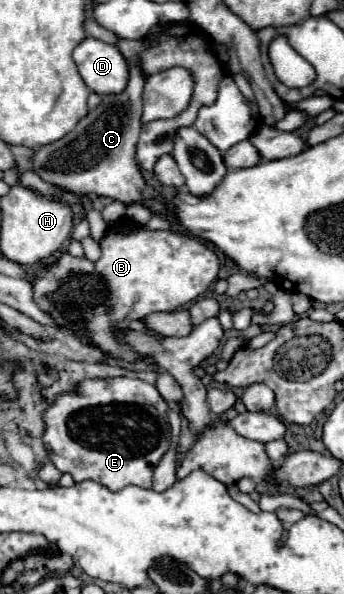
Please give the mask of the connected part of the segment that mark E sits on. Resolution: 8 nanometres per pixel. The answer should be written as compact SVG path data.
M115 377L115 379L85 379L73 391L59 393L55 401L45 409L45 433L43 445L49 453L51 463L61 473L71 473L73 479L97 481L111 491L119 491L127 485L137 485L143 489L151 489L153 469L169 449L169 403L157 393L155 385L149 385L141 379Z

